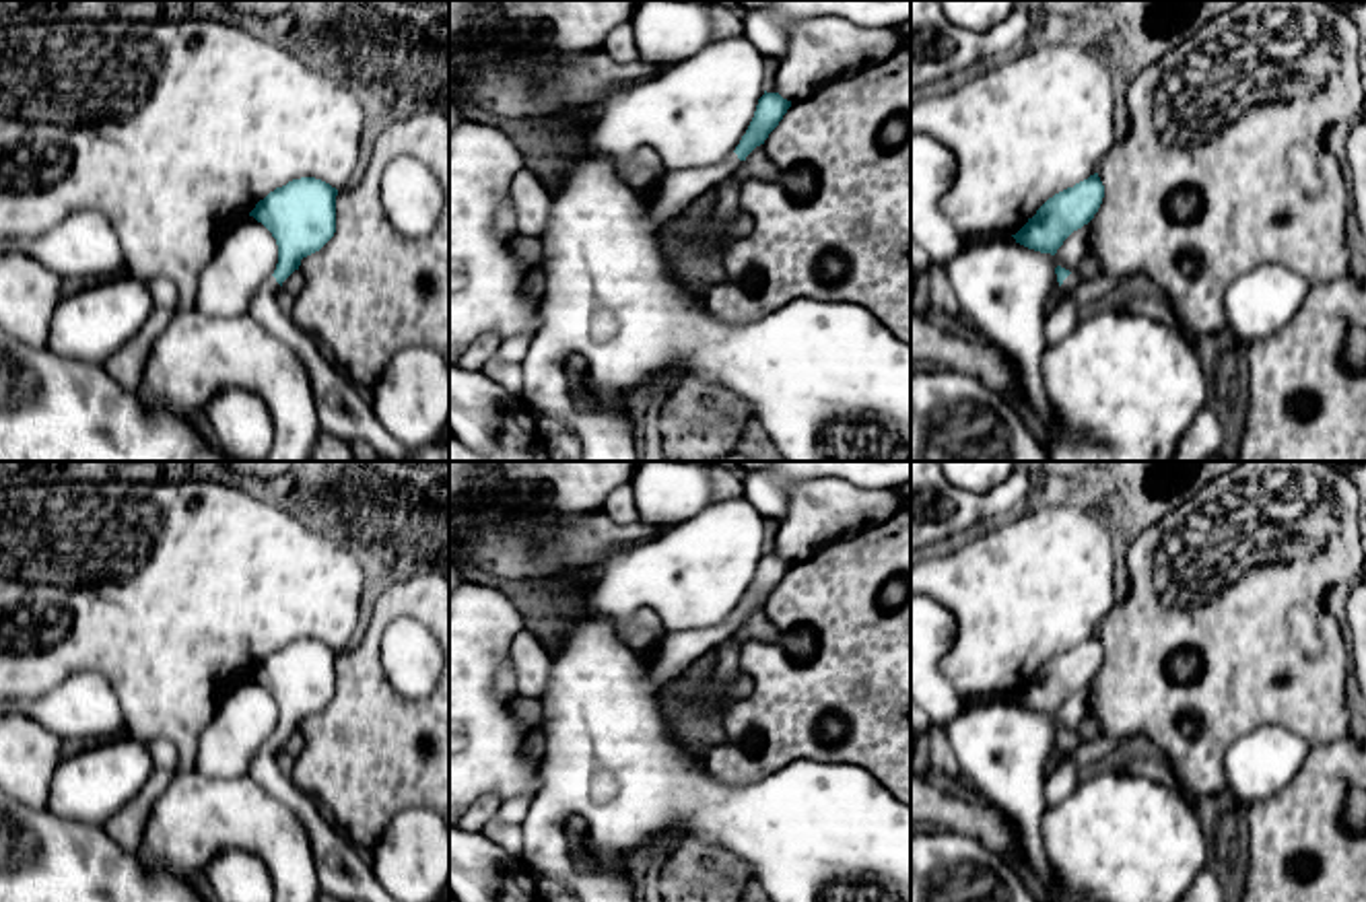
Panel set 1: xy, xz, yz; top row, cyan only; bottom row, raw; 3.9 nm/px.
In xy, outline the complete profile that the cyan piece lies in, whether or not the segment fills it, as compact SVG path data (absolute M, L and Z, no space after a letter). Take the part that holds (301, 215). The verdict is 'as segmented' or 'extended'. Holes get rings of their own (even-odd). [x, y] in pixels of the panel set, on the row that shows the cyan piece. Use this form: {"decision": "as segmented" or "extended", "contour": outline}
{"decision": "extended", "contour": "M301 177L270 192L249 212L272 233L278 245L276 270L253 294L249 315L305 362L323 432L346 443L369 443L379 461L404 461L412 449L381 428L361 387L326 360L317 342L299 329L276 303L278 288L299 270L301 259L319 251L334 237L336 196L338 189L330 183Z"}

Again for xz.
{"decision": "extended", "contour": "M764 91L746 134L723 163L703 169L665 171L651 194L639 194L647 218L655 227L663 227L674 212L688 208L698 196L731 177L746 157L756 146L764 144L789 107L791 101L783 99L779 93Z"}

